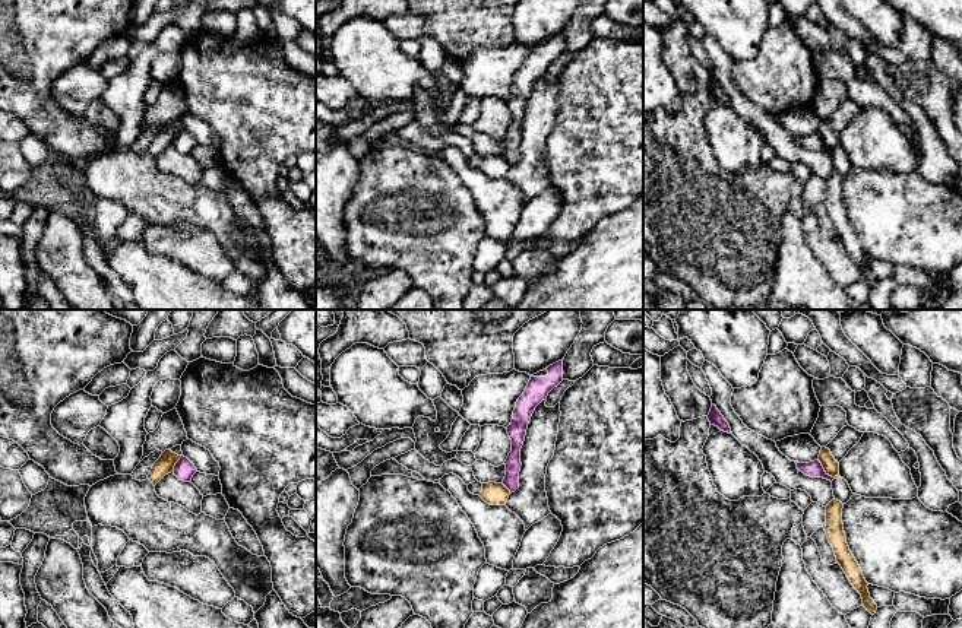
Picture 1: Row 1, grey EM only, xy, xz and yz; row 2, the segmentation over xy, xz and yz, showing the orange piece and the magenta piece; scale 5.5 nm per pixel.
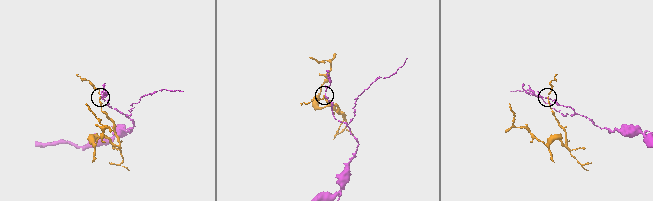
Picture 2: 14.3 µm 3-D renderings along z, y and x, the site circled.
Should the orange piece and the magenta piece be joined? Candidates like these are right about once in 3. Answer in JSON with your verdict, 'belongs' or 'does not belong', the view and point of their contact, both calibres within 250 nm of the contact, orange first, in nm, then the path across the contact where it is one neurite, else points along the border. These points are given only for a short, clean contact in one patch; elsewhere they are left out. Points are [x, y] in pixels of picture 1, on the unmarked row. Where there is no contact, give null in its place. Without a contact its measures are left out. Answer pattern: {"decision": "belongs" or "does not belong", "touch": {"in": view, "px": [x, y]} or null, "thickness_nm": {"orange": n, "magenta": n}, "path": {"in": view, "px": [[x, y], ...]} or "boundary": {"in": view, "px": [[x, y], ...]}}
{"decision": "does not belong", "touch": {"in": "yz", "px": [826, 145]}, "thickness_nm": {"orange": 90, "magenta": 90}, "boundary": {"in": "yz", "px": [[817, 132], [829, 148], [838, 148]]}}

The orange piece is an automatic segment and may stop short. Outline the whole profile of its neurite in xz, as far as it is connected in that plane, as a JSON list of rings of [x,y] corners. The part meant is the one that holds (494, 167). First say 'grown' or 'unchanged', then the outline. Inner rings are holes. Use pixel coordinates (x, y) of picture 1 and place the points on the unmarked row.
unchanged; [[[488,155],[482,156],[480,169],[490,178],[504,178],[510,164],[503,156]]]

